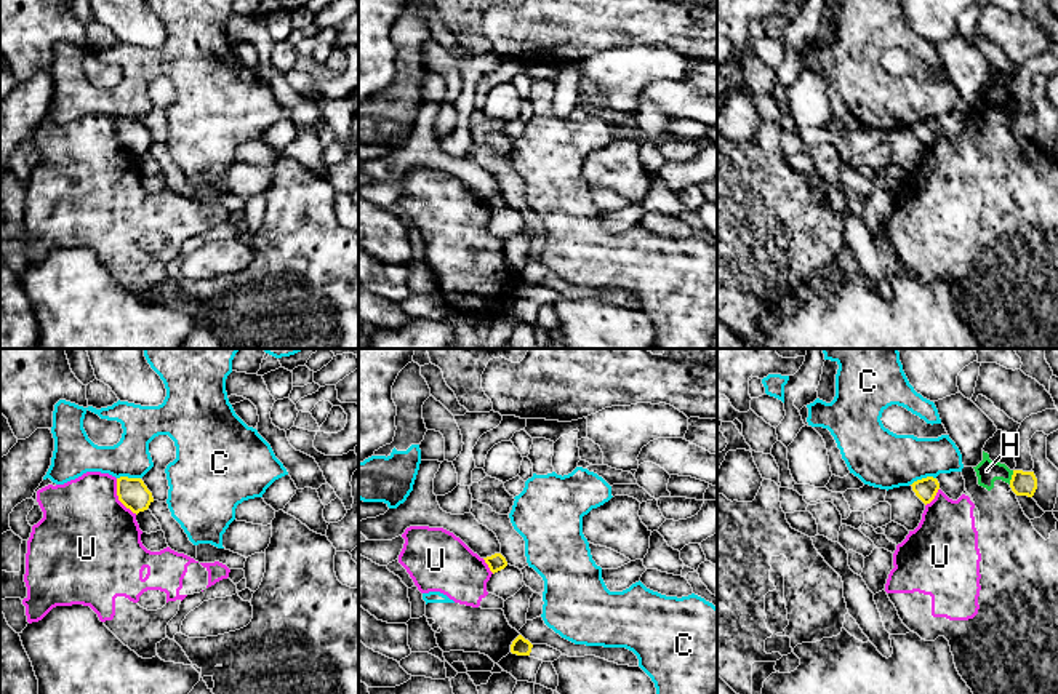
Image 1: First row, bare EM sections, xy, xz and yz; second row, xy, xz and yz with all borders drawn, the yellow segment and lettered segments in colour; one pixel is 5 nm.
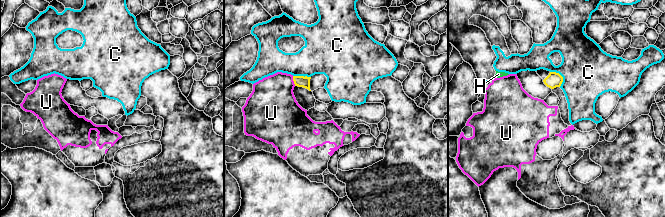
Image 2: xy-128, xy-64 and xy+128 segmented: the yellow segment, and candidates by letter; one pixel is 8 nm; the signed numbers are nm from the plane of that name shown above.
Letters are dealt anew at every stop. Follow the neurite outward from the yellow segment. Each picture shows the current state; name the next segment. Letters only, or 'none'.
none

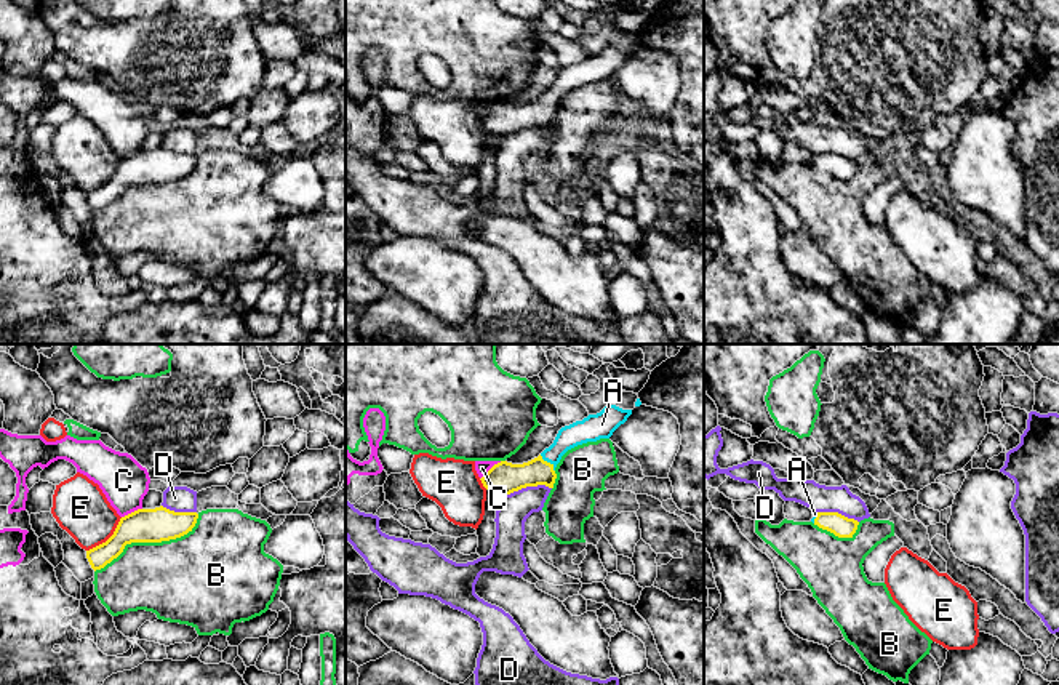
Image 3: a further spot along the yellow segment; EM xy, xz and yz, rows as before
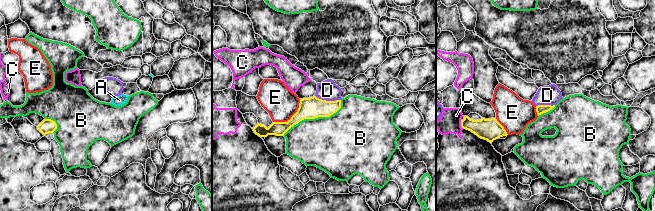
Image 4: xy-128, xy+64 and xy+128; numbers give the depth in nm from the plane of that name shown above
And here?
A

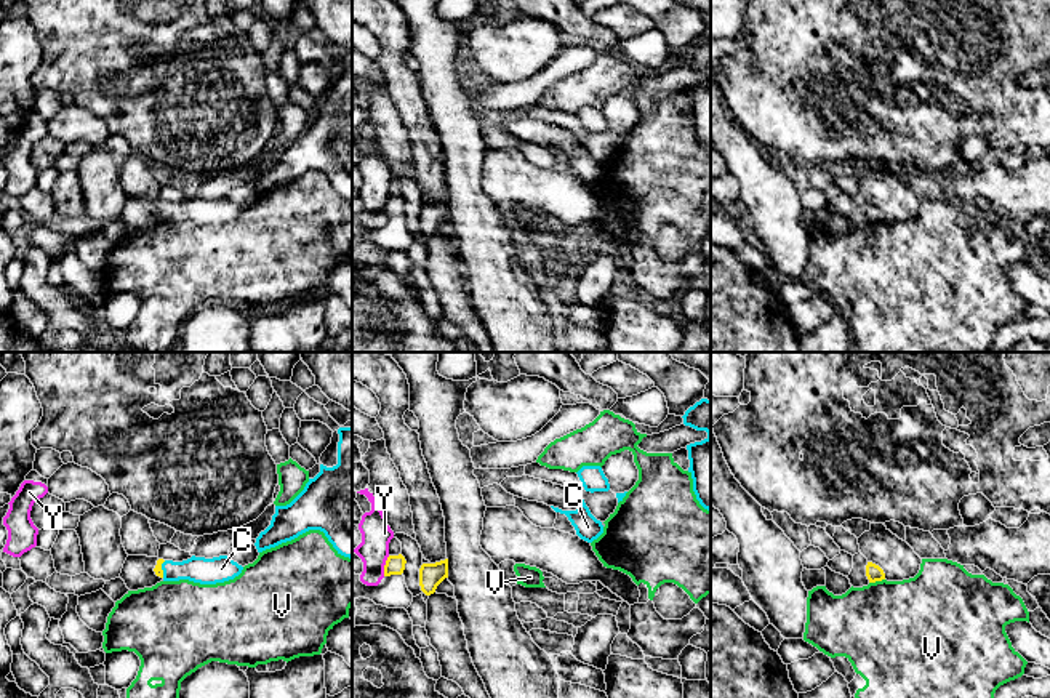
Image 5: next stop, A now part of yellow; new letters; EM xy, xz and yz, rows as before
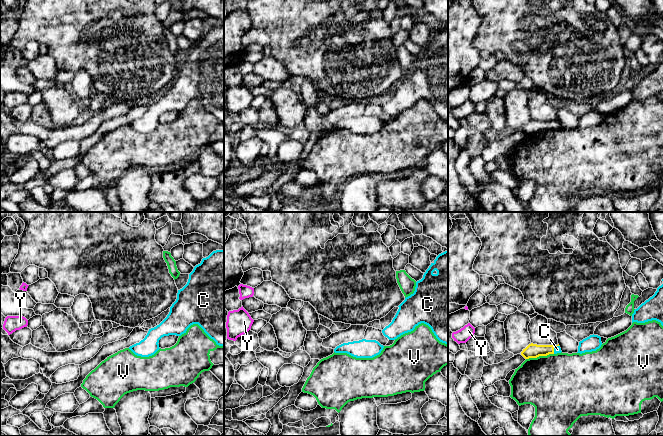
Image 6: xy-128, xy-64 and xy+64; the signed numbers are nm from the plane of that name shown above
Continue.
C

